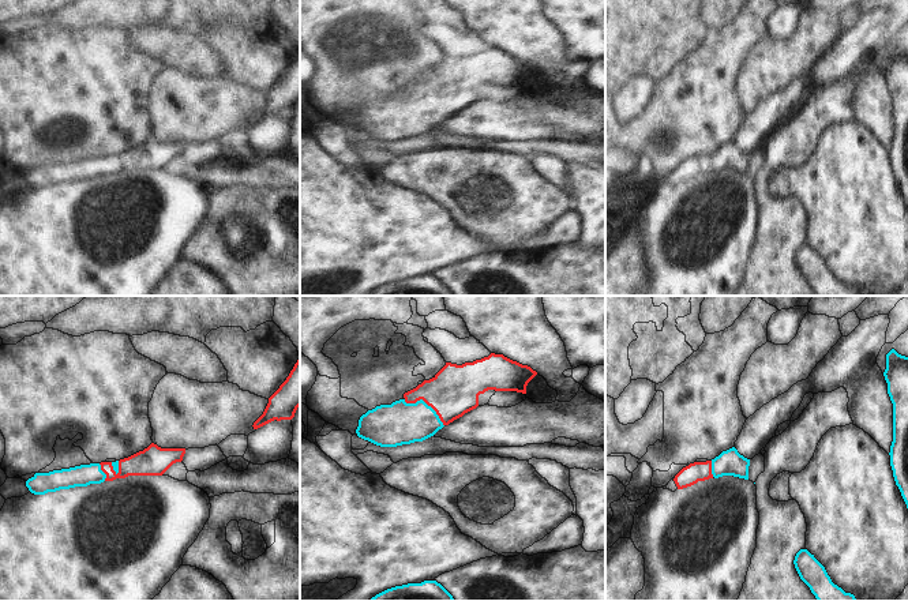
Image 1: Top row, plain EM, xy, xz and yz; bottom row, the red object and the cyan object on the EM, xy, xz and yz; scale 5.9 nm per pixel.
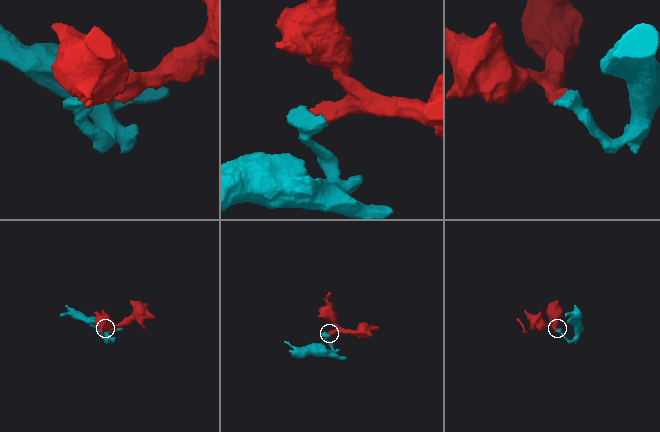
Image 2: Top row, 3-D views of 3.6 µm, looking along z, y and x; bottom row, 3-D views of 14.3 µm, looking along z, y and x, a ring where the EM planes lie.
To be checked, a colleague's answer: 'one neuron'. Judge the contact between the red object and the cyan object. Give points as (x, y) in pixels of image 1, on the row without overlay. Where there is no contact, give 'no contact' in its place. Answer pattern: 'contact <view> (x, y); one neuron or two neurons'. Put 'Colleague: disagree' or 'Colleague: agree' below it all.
contact xz (427, 98); one neuron
Colleague: agree

